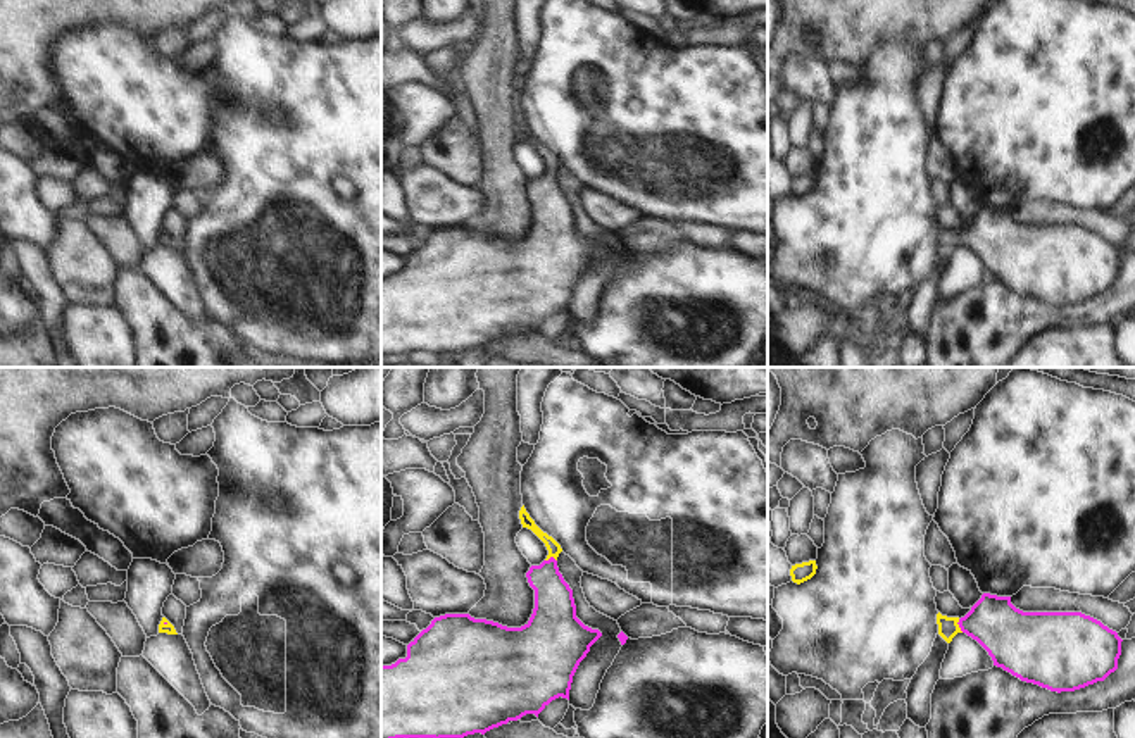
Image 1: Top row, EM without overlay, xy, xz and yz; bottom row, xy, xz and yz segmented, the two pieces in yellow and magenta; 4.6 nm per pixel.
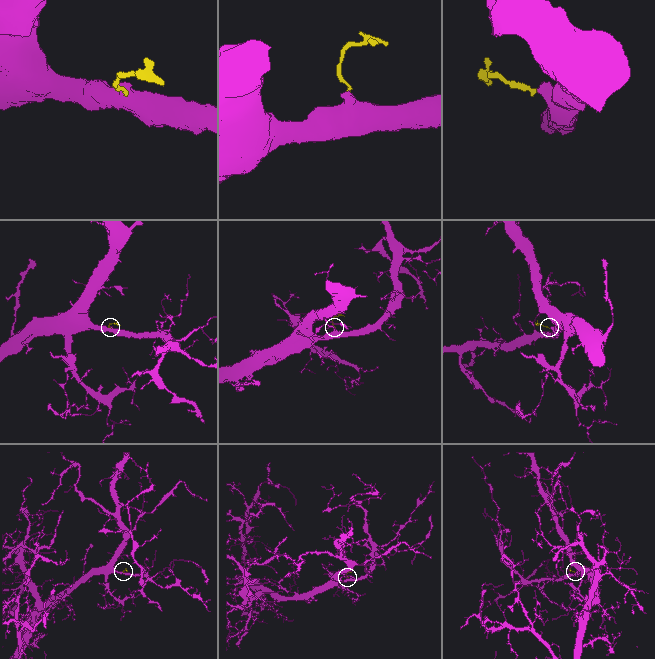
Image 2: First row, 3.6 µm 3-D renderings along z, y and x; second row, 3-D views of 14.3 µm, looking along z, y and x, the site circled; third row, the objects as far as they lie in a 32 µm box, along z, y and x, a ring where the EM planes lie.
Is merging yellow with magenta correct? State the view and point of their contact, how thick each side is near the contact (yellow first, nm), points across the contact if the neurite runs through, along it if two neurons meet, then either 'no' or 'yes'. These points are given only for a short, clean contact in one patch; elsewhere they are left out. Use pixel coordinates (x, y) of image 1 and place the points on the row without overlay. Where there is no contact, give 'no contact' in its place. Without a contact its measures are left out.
meets yellow in yz at (958, 240); 100 nm thick on the yellow side, 260 nm on the other; runs through yz (947, 240), (958, 240), (997, 240), (1009, 249); yes

